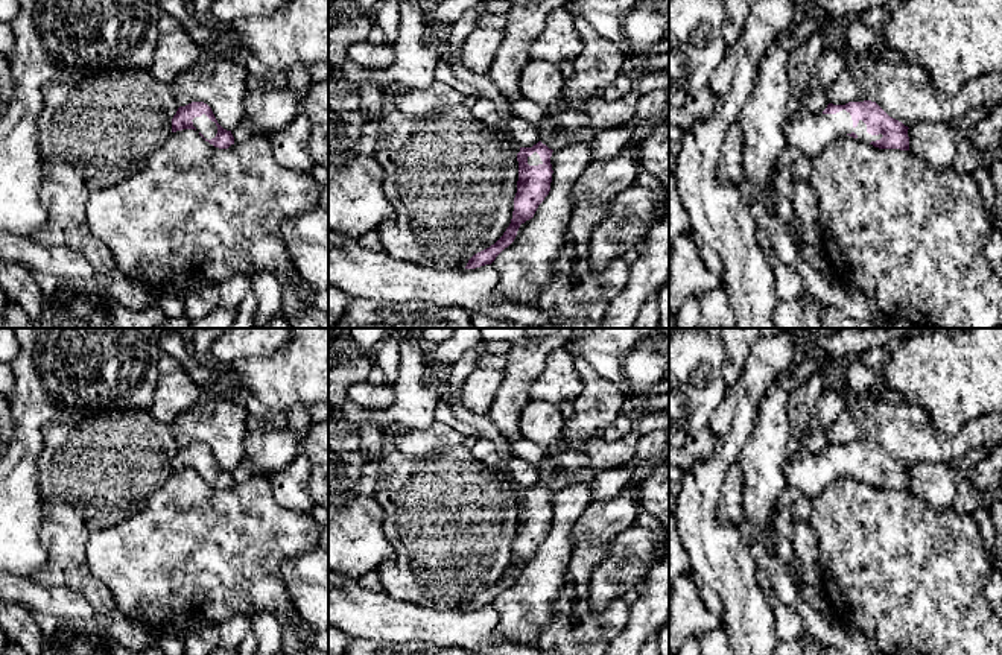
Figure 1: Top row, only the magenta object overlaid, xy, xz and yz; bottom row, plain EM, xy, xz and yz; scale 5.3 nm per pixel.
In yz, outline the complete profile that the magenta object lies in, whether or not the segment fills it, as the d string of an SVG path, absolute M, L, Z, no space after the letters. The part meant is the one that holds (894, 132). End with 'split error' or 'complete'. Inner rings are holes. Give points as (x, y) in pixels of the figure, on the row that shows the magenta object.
M871 100L829 103L821 114L791 115L785 126L788 144L809 158L820 155L844 134L879 149L909 150L908 129Z; split error

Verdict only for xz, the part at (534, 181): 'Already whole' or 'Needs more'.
Needs more

